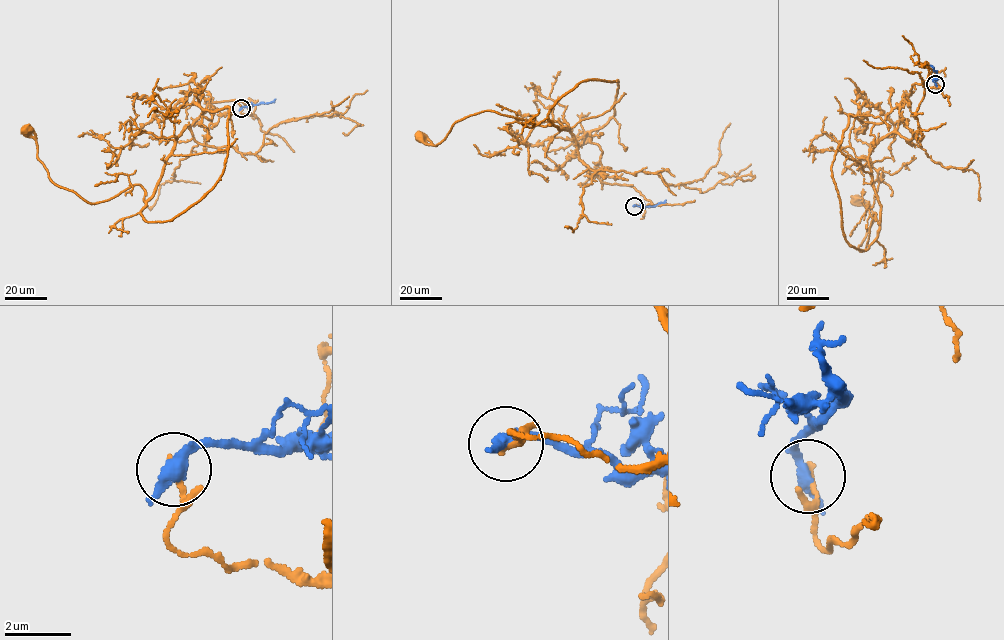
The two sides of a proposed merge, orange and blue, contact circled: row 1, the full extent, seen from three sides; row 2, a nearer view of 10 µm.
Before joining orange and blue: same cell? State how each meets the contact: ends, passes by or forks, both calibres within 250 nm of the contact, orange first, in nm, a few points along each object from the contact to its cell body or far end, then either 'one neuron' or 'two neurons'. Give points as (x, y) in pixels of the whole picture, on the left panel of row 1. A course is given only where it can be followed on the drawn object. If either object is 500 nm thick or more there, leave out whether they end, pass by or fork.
orange ends; blue ends; calibres 190 and 480 nm; course orange (241, 108), (256, 117), (212, 102), (185, 126), (145, 201), (133, 184), (94, 203), (58, 186), (25, 129); course blue (241, 108), (271, 102), (275, 99); two neurons

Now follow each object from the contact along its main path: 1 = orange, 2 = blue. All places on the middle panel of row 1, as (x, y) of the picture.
1: (634, 205), (650, 202), (633, 187), (602, 182), (570, 129), (488, 110), (457, 121), (436, 146), (419, 137)
2: (634, 205), (654, 206), (666, 200)

